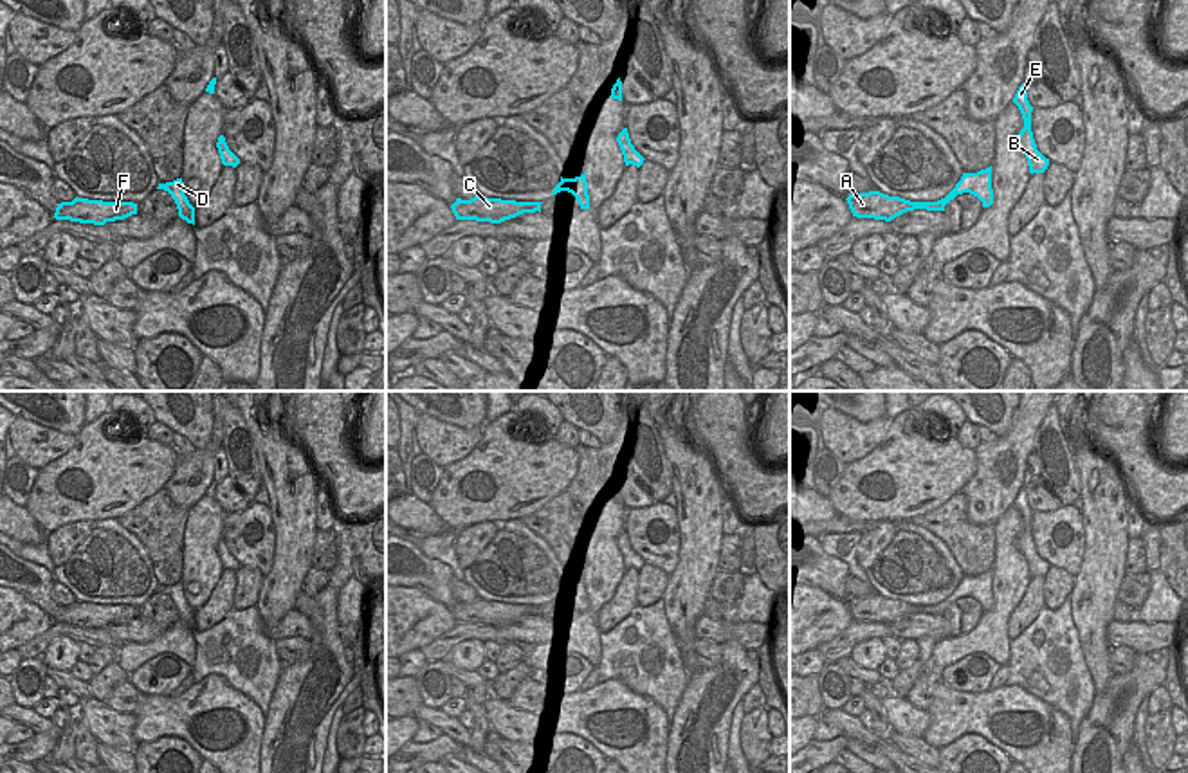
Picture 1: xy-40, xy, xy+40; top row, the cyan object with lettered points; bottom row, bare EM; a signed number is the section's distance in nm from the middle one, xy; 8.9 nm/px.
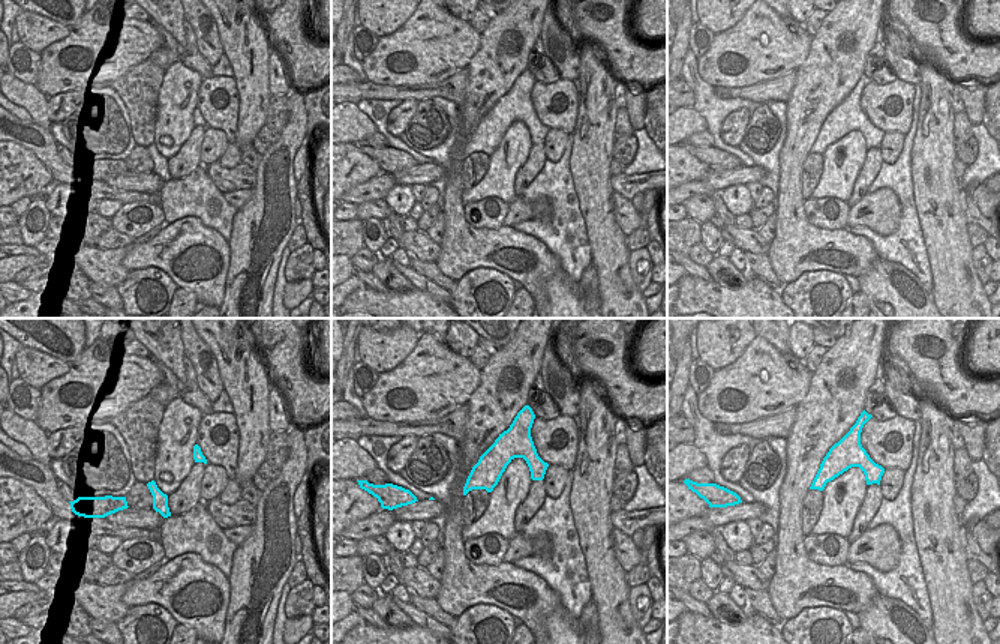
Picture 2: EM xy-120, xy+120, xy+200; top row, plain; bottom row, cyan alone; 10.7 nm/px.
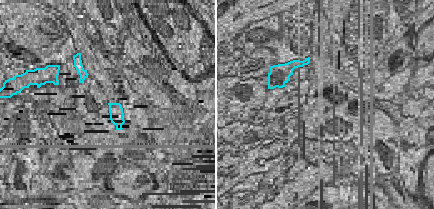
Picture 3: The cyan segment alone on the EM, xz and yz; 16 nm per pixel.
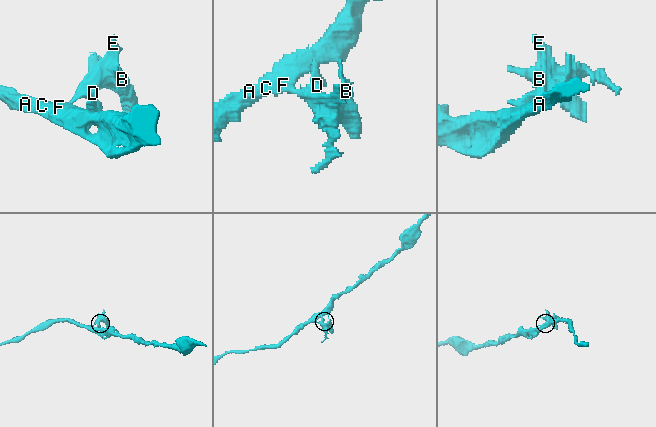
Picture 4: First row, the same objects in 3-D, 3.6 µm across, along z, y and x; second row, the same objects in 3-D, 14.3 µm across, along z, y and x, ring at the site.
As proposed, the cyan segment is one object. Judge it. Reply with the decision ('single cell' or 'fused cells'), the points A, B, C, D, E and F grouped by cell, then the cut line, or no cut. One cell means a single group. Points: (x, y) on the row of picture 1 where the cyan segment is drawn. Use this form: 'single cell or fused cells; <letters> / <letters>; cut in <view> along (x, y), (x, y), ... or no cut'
fused cells; A C F / B D E; cut in xy+40 along (925, 202), (931, 209)

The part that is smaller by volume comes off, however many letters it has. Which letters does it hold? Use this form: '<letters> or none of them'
B, D, E.

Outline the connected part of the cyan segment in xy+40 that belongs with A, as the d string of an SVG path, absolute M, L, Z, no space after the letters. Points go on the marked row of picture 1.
M880 191L849 195L845 200L853 216L885 222L891 222L907 211L927 209L927 202L910 202L900 196L883 195Z

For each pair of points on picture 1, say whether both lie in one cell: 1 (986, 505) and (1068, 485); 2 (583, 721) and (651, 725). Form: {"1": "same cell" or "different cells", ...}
{"1": "different cells", "2": "same cell"}

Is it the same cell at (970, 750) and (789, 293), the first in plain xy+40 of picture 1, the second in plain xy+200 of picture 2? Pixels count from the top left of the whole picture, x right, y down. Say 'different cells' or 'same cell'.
same cell

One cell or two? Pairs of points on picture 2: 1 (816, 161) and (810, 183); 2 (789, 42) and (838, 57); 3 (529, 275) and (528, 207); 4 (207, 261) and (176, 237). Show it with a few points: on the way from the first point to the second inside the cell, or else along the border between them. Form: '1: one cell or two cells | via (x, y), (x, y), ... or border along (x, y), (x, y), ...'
1: one cell | via (813, 167), (810, 177)
2: two cells | border along (813, 36), (807, 57), (795, 69)
3: two cells | border along (504, 225), (511, 227)
4: one cell | via (200, 261), (183, 245)

